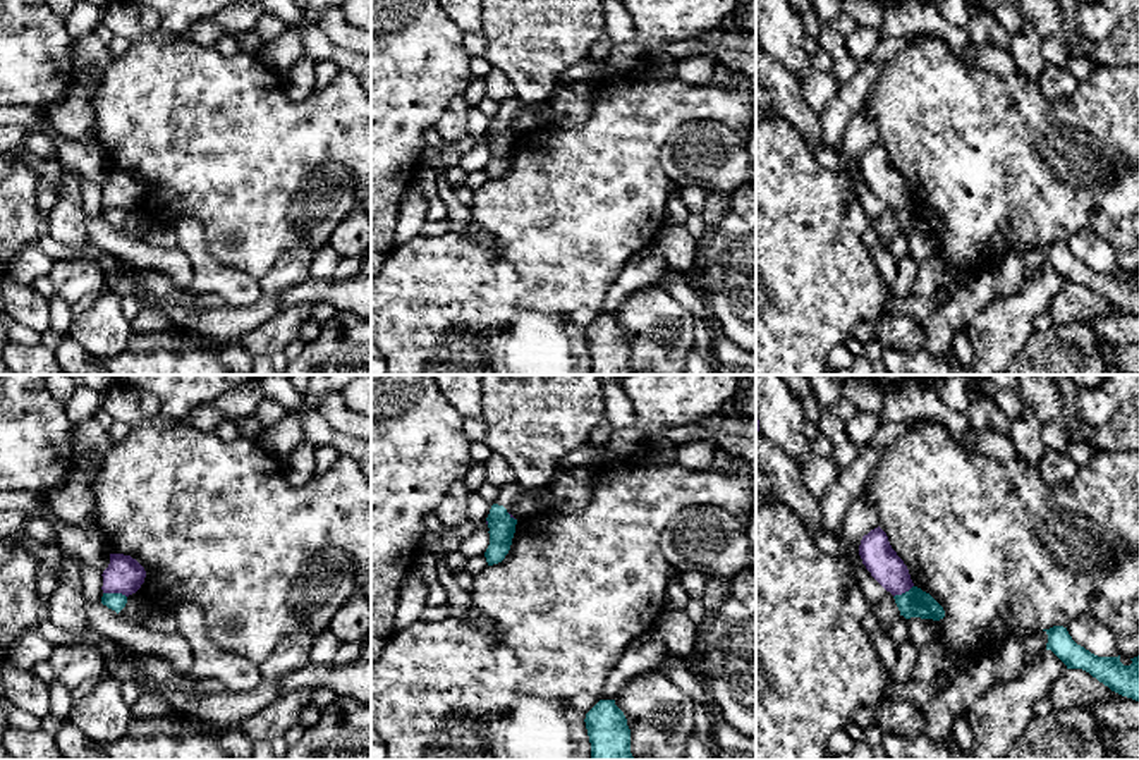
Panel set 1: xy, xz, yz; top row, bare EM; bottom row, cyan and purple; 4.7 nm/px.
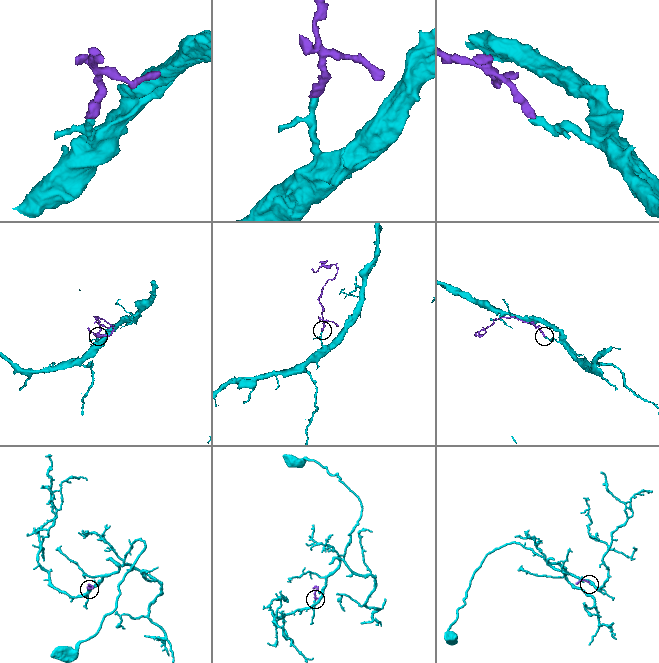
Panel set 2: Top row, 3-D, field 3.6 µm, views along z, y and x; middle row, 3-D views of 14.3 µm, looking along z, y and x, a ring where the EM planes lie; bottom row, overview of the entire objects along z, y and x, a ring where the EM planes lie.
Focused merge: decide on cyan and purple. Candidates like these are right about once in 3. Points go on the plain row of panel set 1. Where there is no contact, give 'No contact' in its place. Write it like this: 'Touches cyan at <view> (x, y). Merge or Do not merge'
Touches cyan at xy (115, 208). Do not merge

